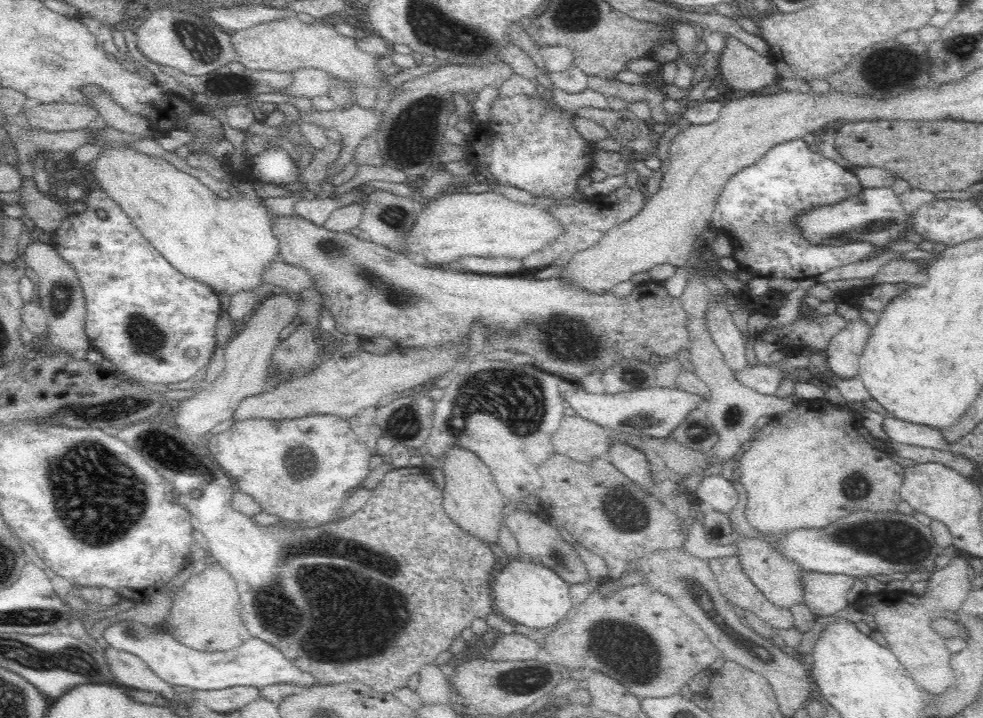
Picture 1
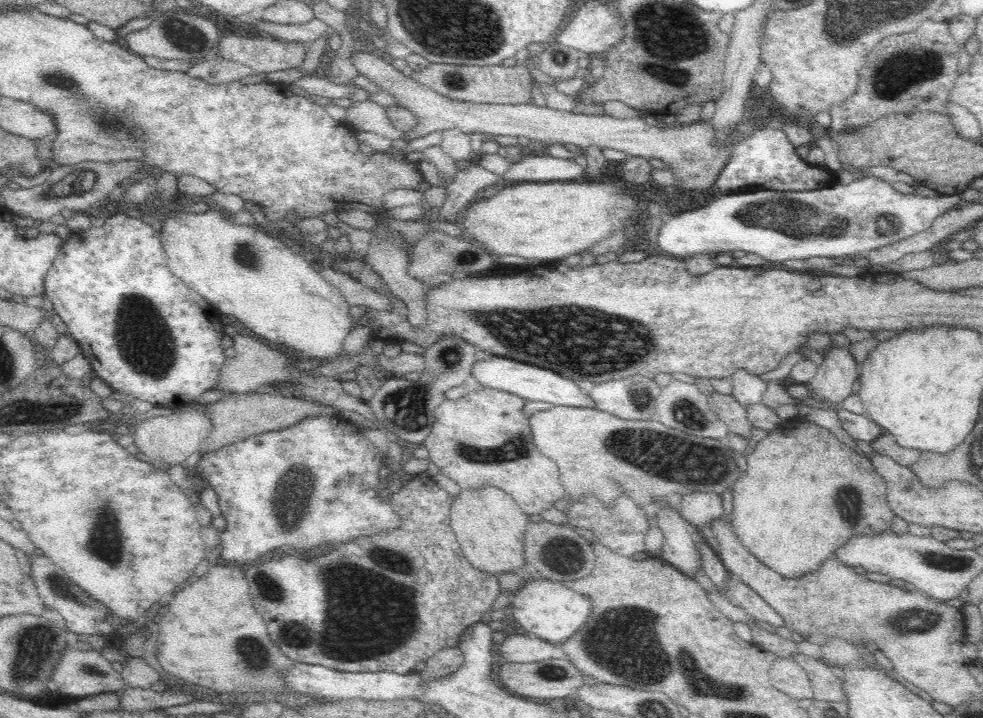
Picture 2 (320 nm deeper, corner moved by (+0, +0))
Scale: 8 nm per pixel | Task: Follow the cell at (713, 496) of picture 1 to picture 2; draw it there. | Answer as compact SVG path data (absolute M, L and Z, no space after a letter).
M693 492L682 496L676 512L687 523L710 526L713 520L722 515L722 499L716 493Z

